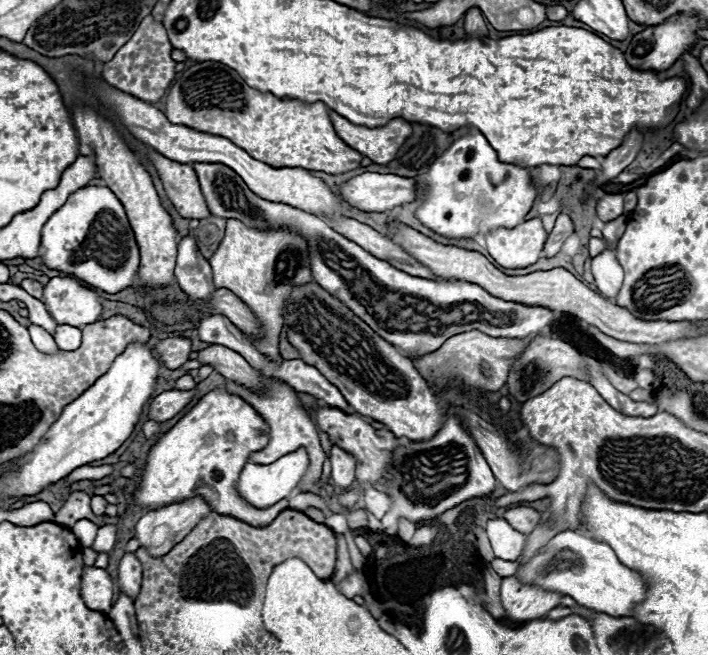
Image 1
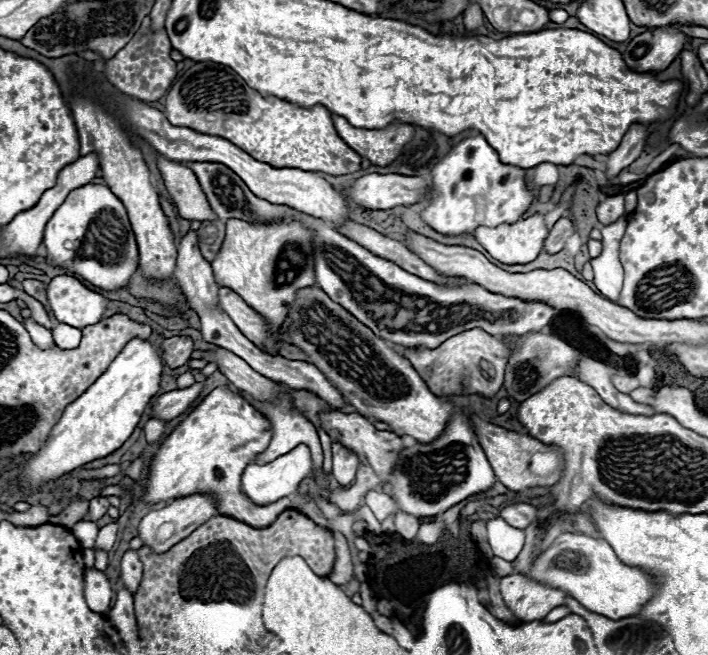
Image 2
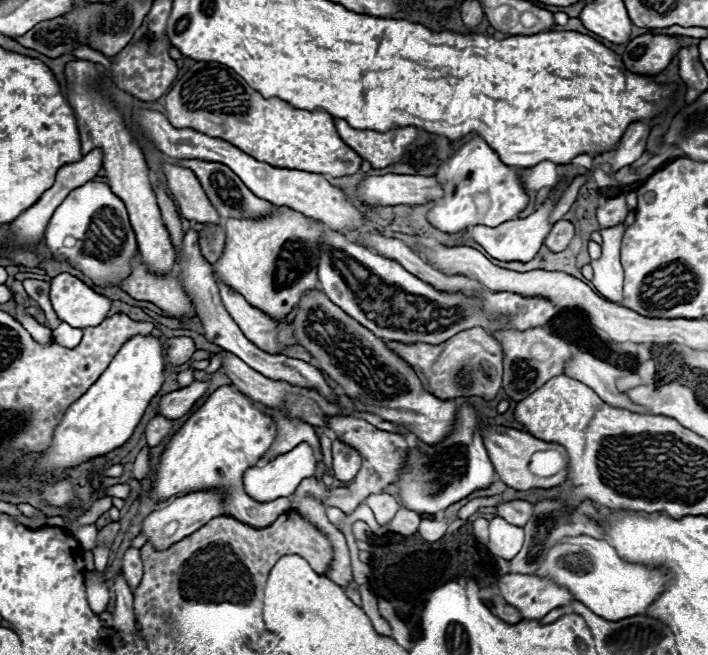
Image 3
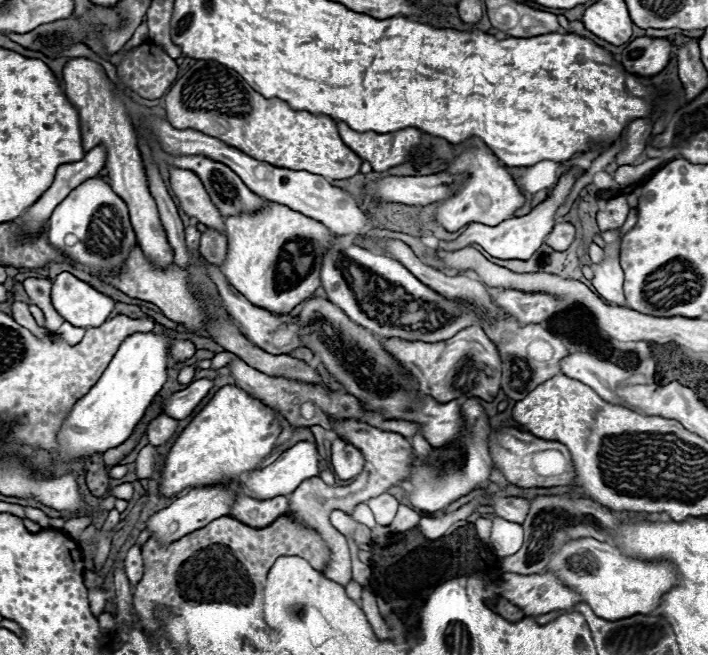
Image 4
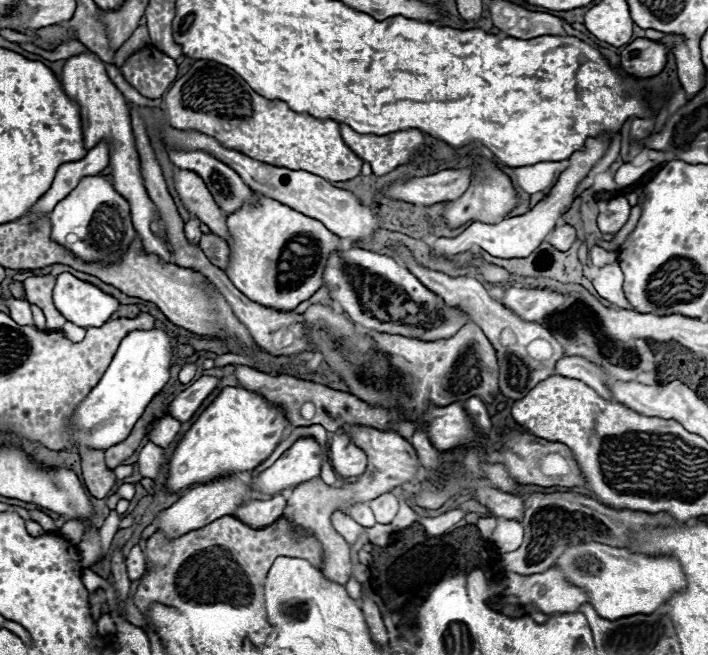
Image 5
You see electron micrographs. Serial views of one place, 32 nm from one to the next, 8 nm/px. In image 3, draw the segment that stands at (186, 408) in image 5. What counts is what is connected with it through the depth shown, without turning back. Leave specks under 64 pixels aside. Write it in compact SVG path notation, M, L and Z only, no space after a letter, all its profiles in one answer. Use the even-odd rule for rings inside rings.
M194 382L182 390L174 390L170 394L164 394L158 402L156 414L164 416L168 420L184 416L194 406L194 402L204 394L206 388L208 388L206 382Z

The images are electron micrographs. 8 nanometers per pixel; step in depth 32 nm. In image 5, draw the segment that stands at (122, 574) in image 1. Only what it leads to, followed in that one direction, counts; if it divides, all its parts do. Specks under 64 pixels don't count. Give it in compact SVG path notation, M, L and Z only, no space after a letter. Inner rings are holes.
M134 546L130 550L130 554L126 556L126 570L128 570L128 578L132 582L136 582L136 580L142 578L144 570L146 570L146 564L144 564L144 556L142 556L140 546Z

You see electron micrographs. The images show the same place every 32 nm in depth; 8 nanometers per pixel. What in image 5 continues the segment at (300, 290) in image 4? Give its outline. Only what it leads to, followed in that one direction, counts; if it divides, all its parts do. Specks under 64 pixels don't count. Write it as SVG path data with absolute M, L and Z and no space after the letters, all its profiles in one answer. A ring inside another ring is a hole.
M256 192L252 194L258 198L258 204L242 206L226 220L232 244L224 272L250 300L280 312L290 312L322 286L324 262L328 260L328 254L340 248L340 238L322 222L272 198L264 198Z

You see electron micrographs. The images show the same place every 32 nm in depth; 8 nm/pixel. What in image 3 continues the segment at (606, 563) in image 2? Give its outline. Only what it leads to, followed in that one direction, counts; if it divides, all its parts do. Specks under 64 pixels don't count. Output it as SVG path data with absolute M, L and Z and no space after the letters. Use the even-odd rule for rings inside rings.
M564 536L562 540L564 542L558 542L548 550L534 576L548 578L566 588L584 606L606 620L622 620L642 614L656 600L656 594L664 590L664 582L668 582L668 576L662 570L624 562L606 540L590 536Z

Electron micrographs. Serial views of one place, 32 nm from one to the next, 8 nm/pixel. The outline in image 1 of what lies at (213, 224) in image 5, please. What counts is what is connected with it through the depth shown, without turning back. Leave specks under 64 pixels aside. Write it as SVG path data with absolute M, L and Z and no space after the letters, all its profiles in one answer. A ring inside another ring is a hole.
M154 150L146 154L150 162L154 164L162 186L166 190L168 200L172 206L184 216L184 218L206 218L210 210L206 208L204 196L198 186L196 172L192 164L180 164L164 158L162 154L156 154Z

